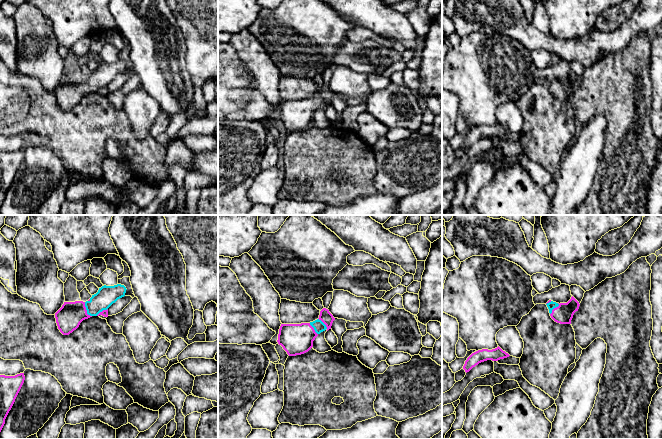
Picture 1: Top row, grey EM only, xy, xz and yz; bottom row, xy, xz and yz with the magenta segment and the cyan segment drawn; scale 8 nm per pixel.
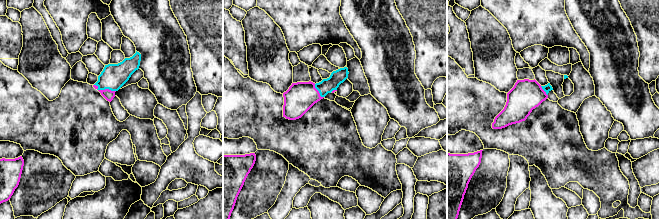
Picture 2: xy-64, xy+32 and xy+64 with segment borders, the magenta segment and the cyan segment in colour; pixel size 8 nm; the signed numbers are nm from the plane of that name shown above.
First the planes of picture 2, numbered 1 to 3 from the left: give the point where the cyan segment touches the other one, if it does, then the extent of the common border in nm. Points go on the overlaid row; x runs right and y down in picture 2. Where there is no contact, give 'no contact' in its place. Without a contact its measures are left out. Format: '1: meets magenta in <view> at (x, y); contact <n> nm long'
1: meets magenta in xy-64 at (105, 89); contact 190 nm long
2: meets magenta in xy+32 at (318, 91); contact 130 nm long
3: meets magenta in xy+64 at (544, 91); contact 100 nm long

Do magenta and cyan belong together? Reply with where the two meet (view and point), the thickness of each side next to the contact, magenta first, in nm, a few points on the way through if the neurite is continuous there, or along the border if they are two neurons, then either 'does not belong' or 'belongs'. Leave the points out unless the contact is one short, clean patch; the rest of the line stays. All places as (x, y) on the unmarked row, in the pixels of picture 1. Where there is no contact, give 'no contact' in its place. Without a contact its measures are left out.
contact xy (86, 86); calibres 200 and 160 nm; way xy (68, 94), (79, 86), (86, 86), (97, 81), (107, 71); belongs

